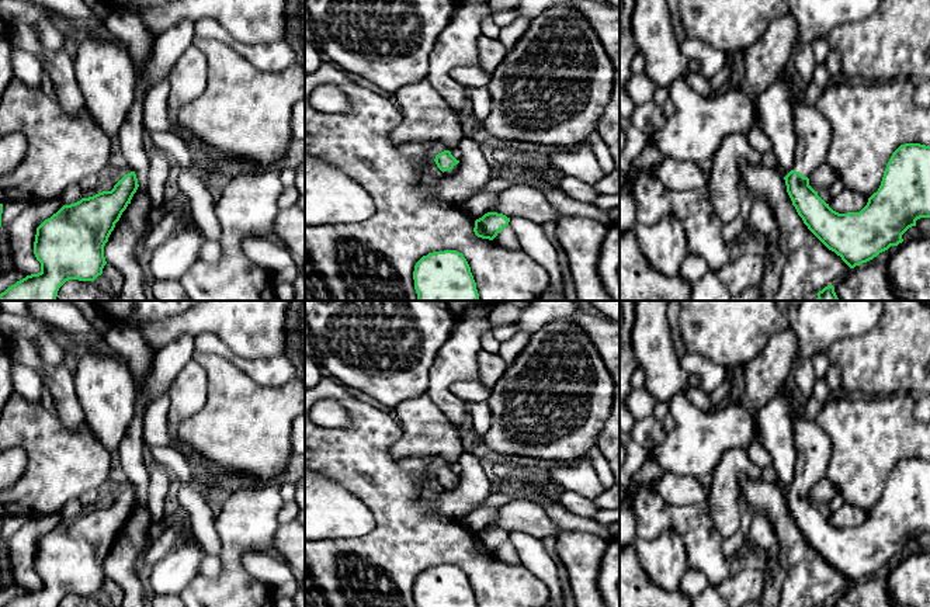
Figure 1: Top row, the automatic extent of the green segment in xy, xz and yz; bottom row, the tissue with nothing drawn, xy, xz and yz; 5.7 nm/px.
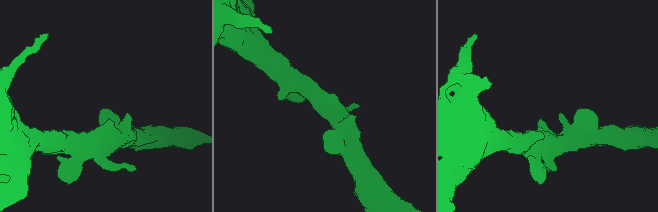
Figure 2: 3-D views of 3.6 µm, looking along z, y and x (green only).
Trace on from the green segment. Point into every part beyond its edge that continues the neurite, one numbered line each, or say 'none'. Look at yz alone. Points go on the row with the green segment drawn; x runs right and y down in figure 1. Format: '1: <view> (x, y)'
1: yz (814, 132)

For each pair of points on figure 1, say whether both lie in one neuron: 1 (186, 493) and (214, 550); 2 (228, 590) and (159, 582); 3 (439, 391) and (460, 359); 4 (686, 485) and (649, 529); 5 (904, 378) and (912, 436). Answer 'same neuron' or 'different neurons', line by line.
1: same neuron
2: different neurons
3: same neuron
4: different neurons
5: different neurons

